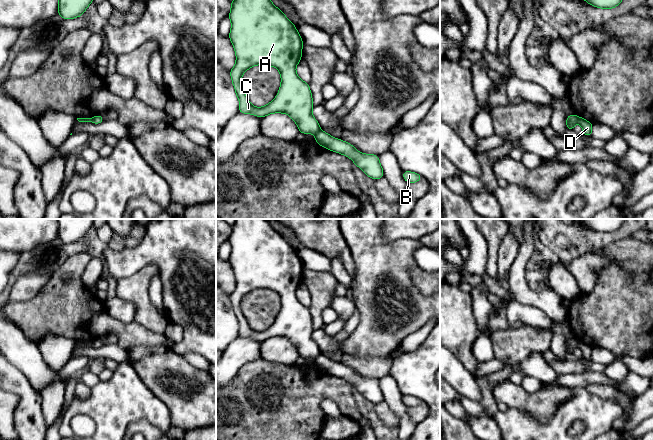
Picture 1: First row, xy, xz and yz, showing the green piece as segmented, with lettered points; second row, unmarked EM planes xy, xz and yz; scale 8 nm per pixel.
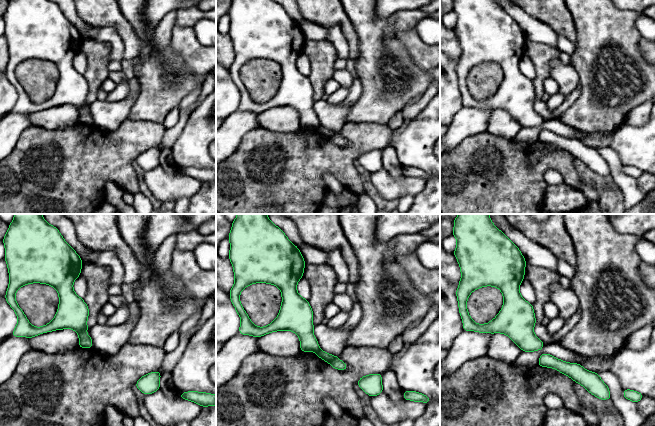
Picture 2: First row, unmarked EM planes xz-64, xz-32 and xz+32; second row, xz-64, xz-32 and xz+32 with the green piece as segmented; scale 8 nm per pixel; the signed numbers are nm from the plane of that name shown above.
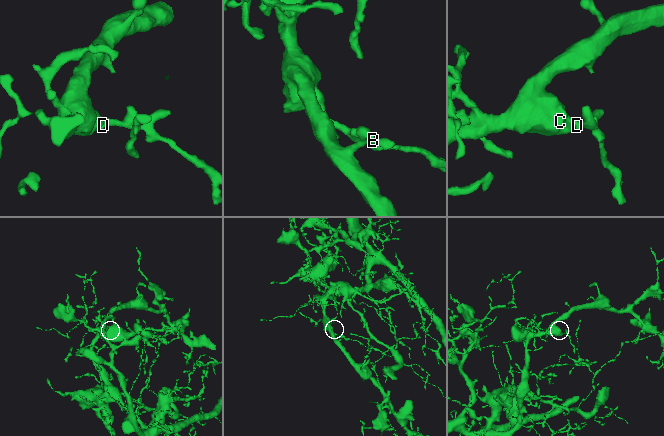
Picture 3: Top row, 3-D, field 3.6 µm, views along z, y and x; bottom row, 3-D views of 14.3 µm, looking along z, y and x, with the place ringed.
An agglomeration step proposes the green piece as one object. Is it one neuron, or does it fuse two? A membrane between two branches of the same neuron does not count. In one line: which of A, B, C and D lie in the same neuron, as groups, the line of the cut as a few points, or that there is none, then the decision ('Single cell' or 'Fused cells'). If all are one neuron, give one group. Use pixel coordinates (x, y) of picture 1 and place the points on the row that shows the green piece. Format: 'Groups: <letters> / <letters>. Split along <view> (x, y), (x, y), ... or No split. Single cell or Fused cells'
Groups: A C / B D. Split along xz (320, 130), (315, 134). Fused cells

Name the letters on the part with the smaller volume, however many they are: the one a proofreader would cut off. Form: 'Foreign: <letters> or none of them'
Foreign: B, D

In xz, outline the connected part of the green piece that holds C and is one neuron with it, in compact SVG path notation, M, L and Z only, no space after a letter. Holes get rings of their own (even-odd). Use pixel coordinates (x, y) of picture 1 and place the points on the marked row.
M233 0L228 18L231 21L229 39L233 44L236 62L230 70L235 94L239 98L239 112L263 118L269 114L289 115L297 124L300 133L316 134L321 131L312 115L313 99L309 84L298 77L296 66L302 60L302 38L295 25L271 0ZM256 65L269 65L278 69L281 84L277 96L263 107L253 106L241 86L242 75Z

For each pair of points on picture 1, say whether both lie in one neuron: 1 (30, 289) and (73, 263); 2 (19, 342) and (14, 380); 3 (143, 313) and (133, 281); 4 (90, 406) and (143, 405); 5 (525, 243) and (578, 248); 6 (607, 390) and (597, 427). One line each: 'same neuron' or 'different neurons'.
1: different neurons
2: different neurons
3: same neuron
4: same neuron
5: different neurons
6: different neurons

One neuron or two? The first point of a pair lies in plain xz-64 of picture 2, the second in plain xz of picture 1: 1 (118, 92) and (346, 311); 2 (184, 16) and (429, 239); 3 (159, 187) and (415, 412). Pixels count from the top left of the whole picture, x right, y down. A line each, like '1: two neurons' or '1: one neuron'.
1: two neurons
2: two neurons
3: one neuron

